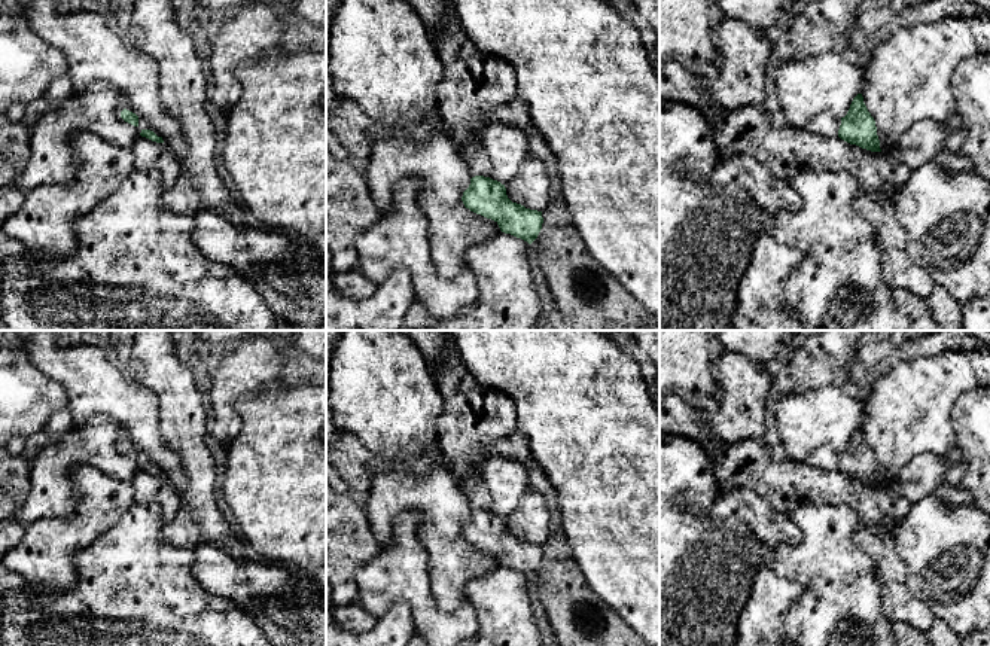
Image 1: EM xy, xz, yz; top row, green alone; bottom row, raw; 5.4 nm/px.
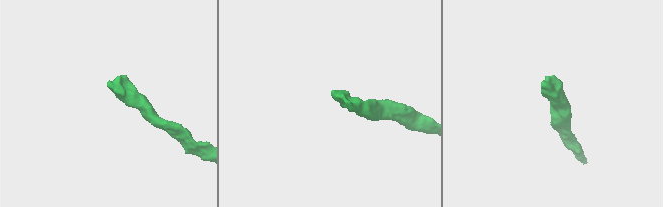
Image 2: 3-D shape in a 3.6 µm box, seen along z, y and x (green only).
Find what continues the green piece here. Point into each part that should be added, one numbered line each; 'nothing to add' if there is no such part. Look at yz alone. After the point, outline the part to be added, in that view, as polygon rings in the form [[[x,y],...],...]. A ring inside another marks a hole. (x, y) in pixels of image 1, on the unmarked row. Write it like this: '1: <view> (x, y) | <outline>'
1: yz (825, 456) | [[[823,444],[816,447],[804,460],[805,464],[825,469],[825,470],[838,470],[838,463],[841,452],[837,451],[832,445]]]

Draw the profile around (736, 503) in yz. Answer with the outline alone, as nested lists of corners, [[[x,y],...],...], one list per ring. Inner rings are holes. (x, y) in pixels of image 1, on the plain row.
[[[722,487],[721,496],[704,514],[713,519],[744,522],[770,551],[802,539],[788,514],[774,511],[761,496],[741,487]]]

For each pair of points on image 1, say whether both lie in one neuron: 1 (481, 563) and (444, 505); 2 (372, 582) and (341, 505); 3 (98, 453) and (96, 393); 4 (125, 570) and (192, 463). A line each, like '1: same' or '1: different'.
1: same
2: different
3: different
4: different

